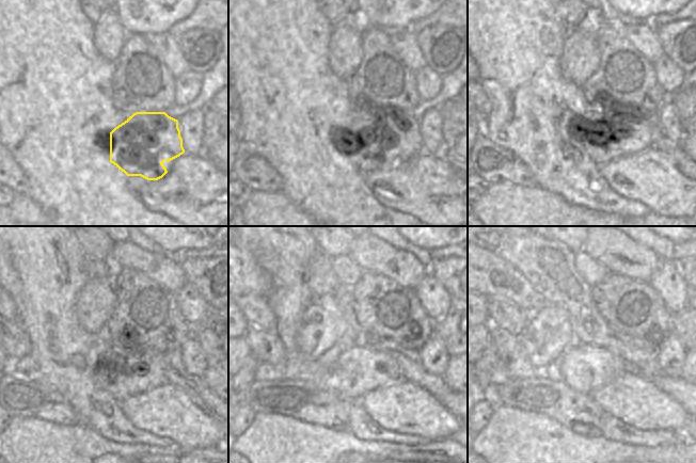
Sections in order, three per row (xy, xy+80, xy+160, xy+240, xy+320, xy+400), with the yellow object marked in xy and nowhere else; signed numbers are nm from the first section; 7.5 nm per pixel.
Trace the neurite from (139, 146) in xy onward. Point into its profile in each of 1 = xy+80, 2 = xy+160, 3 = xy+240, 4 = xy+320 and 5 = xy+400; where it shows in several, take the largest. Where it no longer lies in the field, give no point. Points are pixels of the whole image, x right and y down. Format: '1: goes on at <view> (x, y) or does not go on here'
1: goes on at xy+80 (380, 142)
2: goes on at xy+160 (622, 133)
3: goes on at xy+240 (140, 370)
4: goes on at xy+320 (359, 370)
5: goes on at xy+400 (586, 368)

